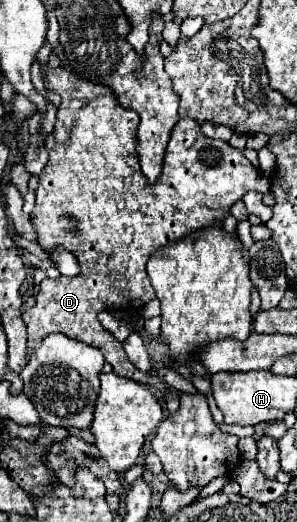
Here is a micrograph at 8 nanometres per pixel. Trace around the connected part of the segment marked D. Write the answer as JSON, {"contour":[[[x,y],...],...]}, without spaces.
{"contour":[[[44,64],[42,70],[46,88],[54,90],[62,98],[62,102],[58,106],[58,120],[54,128],[56,144],[50,150],[48,164],[38,176],[40,182],[36,186],[36,206],[32,210],[32,222],[38,230],[38,242],[46,250],[60,246],[74,254],[82,268],[82,274],[76,278],[62,276],[56,280],[44,280],[40,284],[36,304],[22,314],[28,330],[28,348],[34,350],[46,334],[66,334],[72,340],[98,348],[104,354],[106,362],[112,364],[116,374],[164,390],[168,386],[166,382],[160,382],[160,378],[156,376],[142,374],[128,360],[122,342],[116,340],[108,330],[104,330],[96,320],[98,312],[116,310],[126,316],[138,314],[150,300],[156,298],[146,274],[146,260],[150,258],[150,254],[154,254],[158,248],[164,248],[164,244],[184,238],[186,234],[206,224],[220,224],[230,212],[230,206],[242,200],[248,190],[258,190],[260,194],[270,192],[270,180],[260,178],[258,170],[246,160],[246,156],[240,150],[232,148],[228,142],[210,140],[208,136],[204,136],[196,120],[178,120],[166,146],[164,170],[158,180],[150,184],[142,174],[136,158],[138,114],[134,110],[122,108],[116,102],[110,86],[106,84],[82,80],[66,68],[50,68],[48,64]]]}

